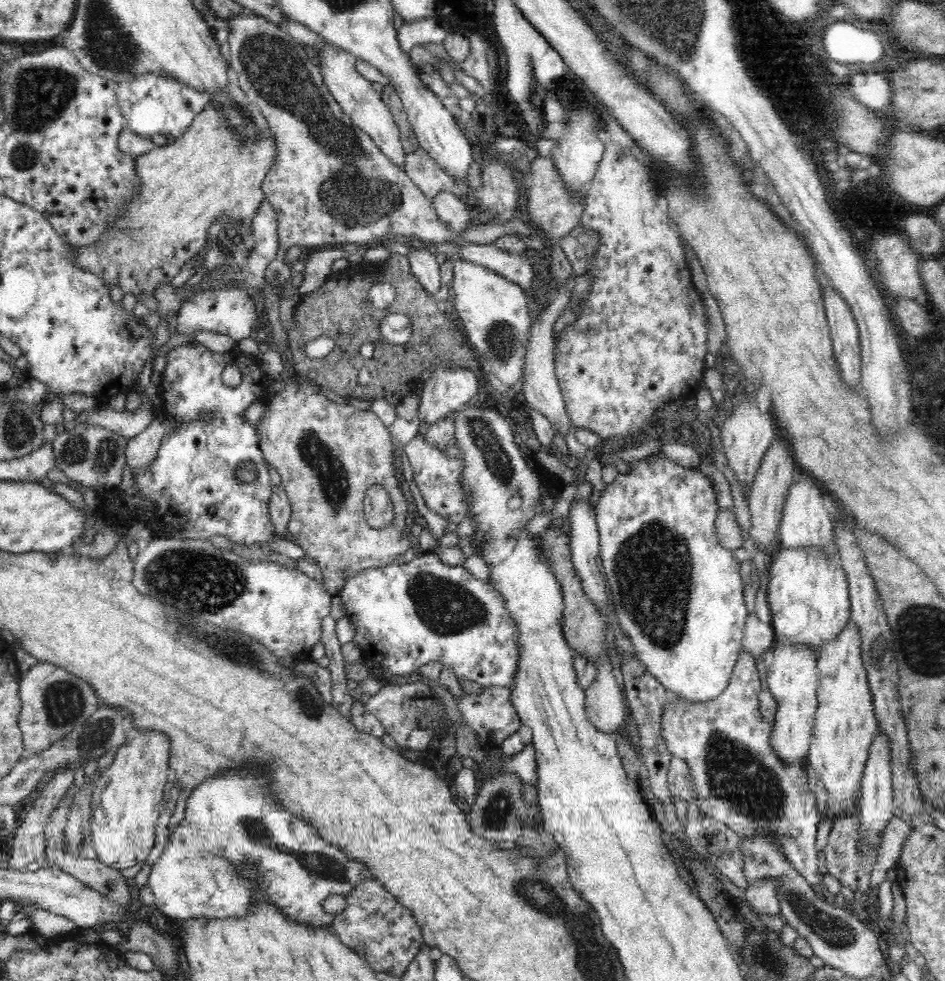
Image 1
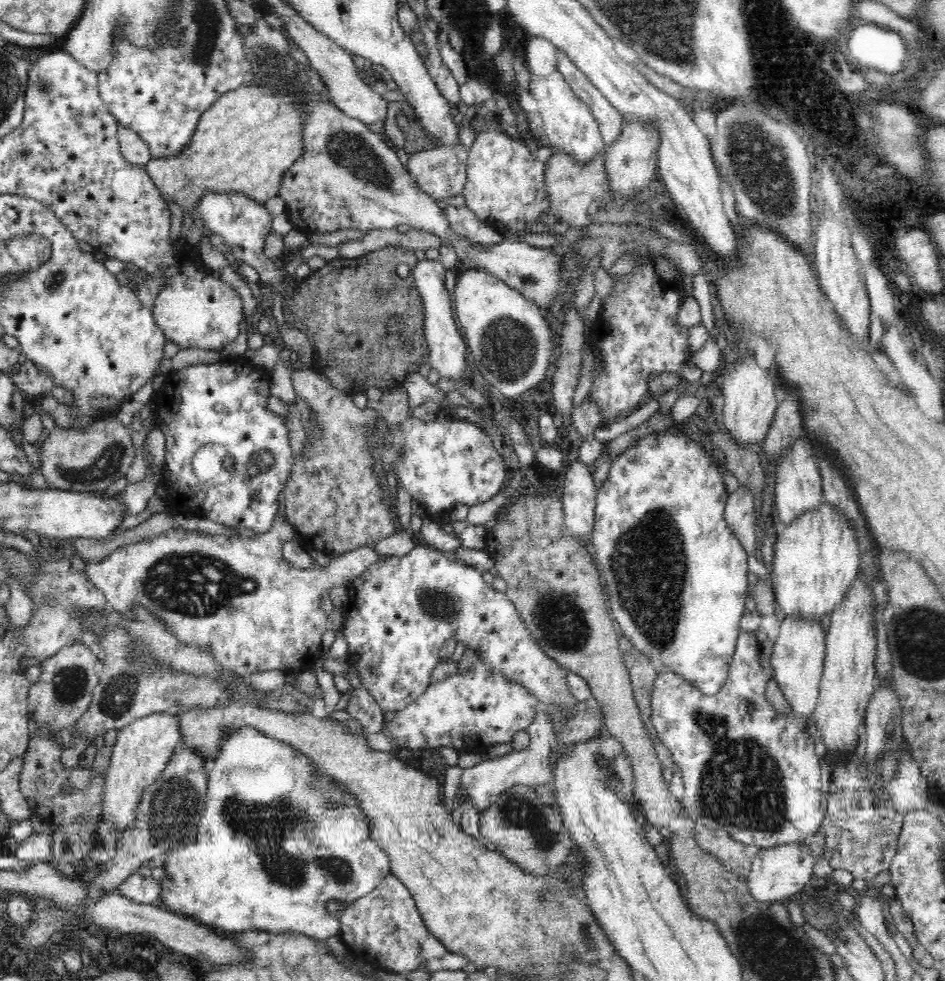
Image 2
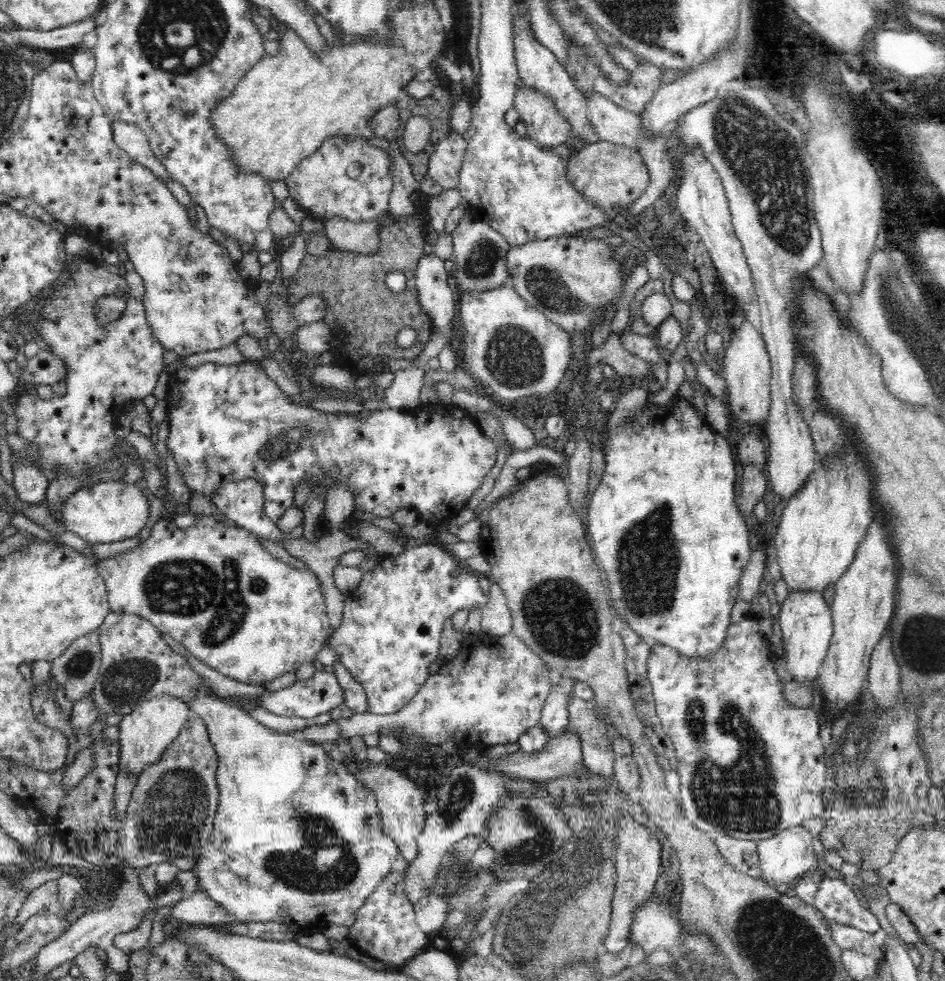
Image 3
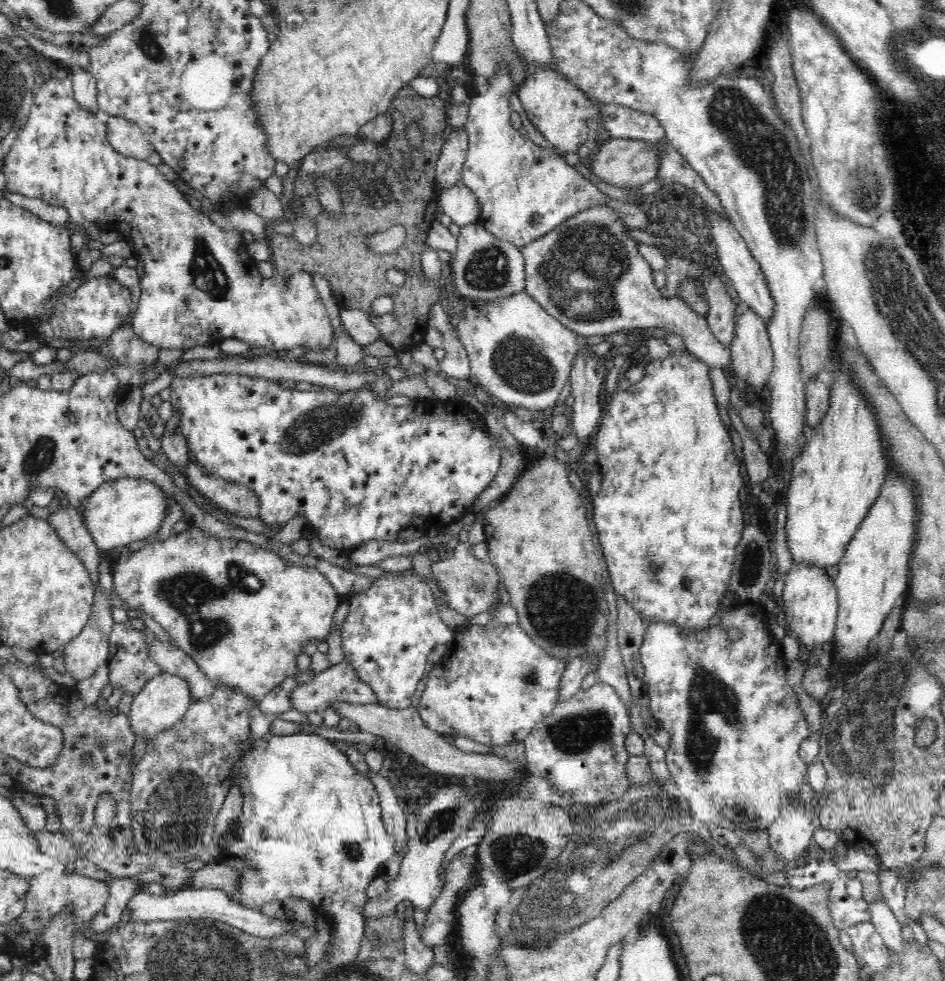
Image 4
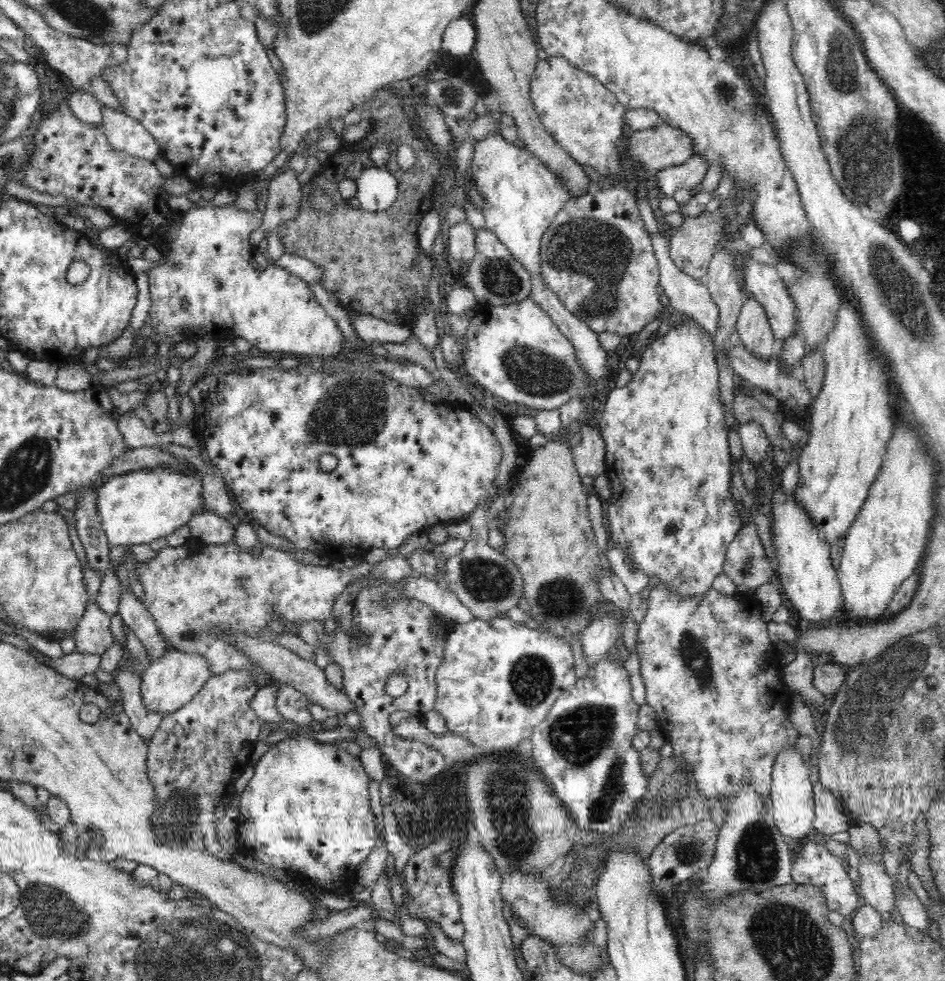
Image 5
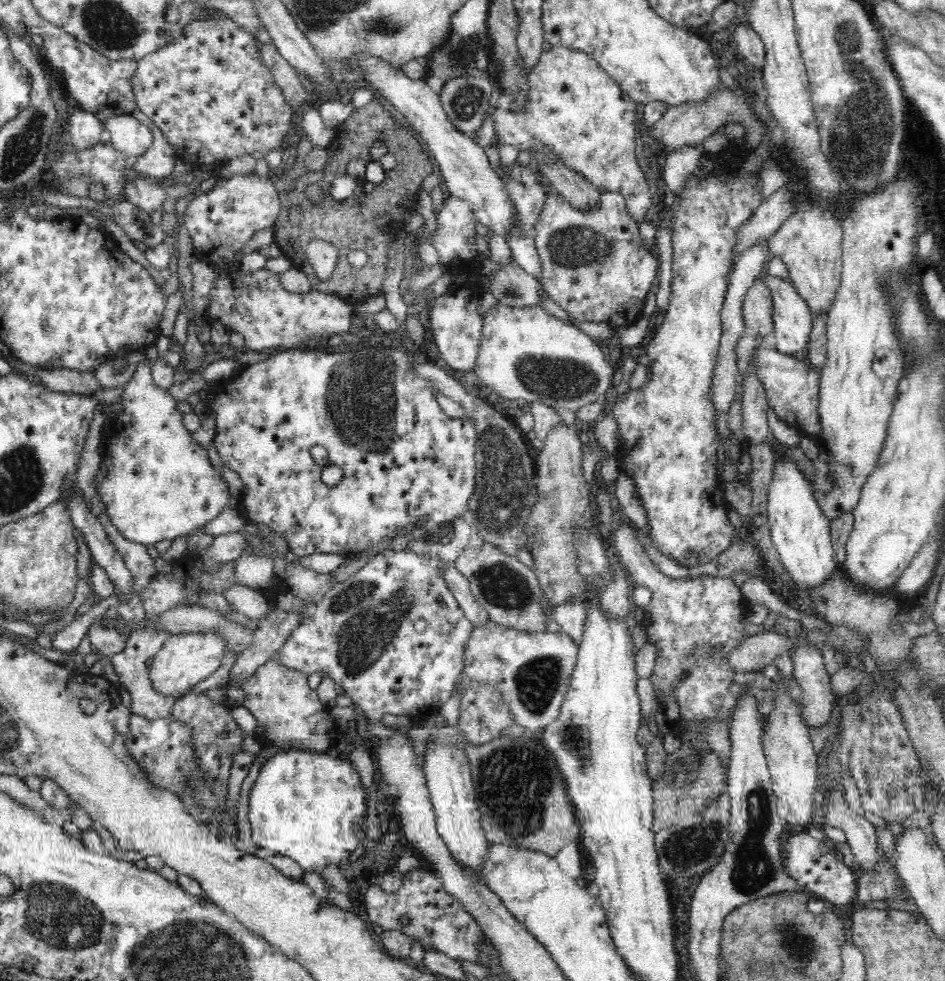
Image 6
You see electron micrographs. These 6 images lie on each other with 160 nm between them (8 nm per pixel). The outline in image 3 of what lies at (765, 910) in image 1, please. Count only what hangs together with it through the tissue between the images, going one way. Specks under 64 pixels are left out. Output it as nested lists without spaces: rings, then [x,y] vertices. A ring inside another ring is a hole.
[[[796,825],[779,830],[770,838],[763,838],[756,842],[757,852],[760,857],[760,871],[764,882],[776,887],[781,882],[785,887],[800,879],[804,873],[812,870],[815,866],[814,849],[812,848],[813,837],[808,828]]]

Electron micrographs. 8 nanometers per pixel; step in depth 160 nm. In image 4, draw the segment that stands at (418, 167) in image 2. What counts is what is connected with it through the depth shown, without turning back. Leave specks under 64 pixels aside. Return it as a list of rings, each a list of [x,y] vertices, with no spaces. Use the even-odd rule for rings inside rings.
[[[466,127],[454,128],[442,146],[436,166],[436,182],[442,188],[452,186],[461,178],[461,172],[470,144]]]

